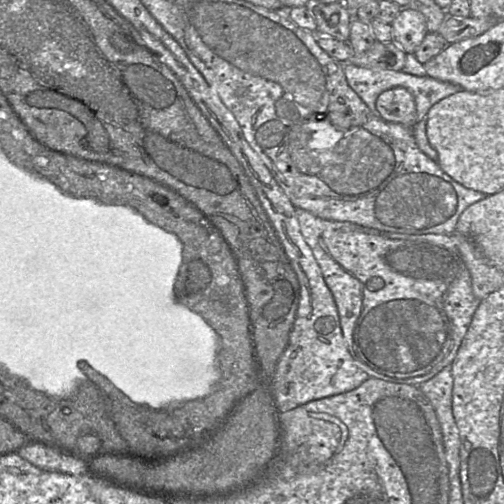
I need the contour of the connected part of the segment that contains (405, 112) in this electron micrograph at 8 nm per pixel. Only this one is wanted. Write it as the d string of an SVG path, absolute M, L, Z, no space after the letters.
M396 87L381 93L376 100L378 116L383 120L413 127L417 121L413 95L403 87Z

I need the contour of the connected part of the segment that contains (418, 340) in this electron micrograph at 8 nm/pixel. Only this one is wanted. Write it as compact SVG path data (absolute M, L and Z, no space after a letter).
M296 208L296 215L301 234L311 248L324 281L333 295L347 348L356 365L365 371L369 378L419 386L440 373L445 367L451 366L480 302L473 294L471 275L460 257L454 235L383 233L350 222L322 219L298 208Z

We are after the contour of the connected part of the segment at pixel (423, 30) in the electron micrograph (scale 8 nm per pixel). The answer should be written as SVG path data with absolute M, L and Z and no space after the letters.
M416 4L402 8L391 27L392 41L406 54L413 54L428 33L425 17Z

